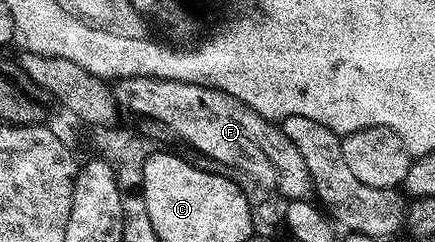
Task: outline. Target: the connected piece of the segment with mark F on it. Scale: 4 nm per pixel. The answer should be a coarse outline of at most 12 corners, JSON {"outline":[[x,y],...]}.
{"outline":[[117,77],[121,110],[289,201],[306,163],[268,118],[222,90]]}

